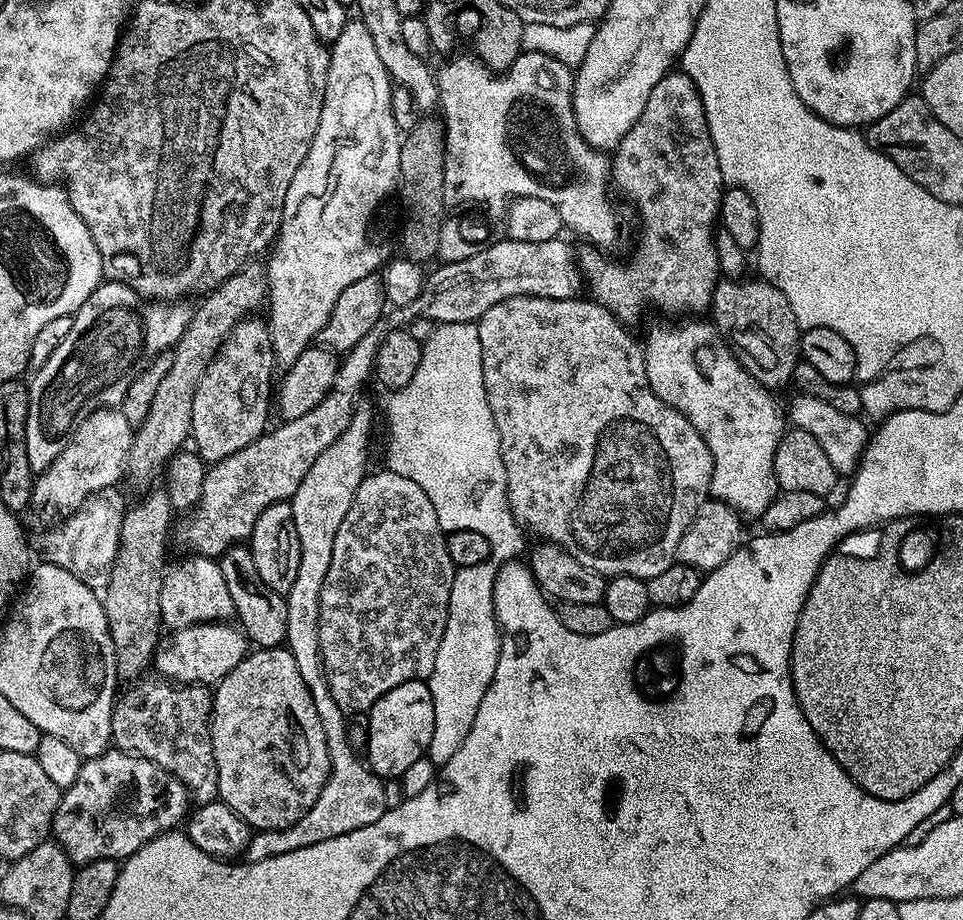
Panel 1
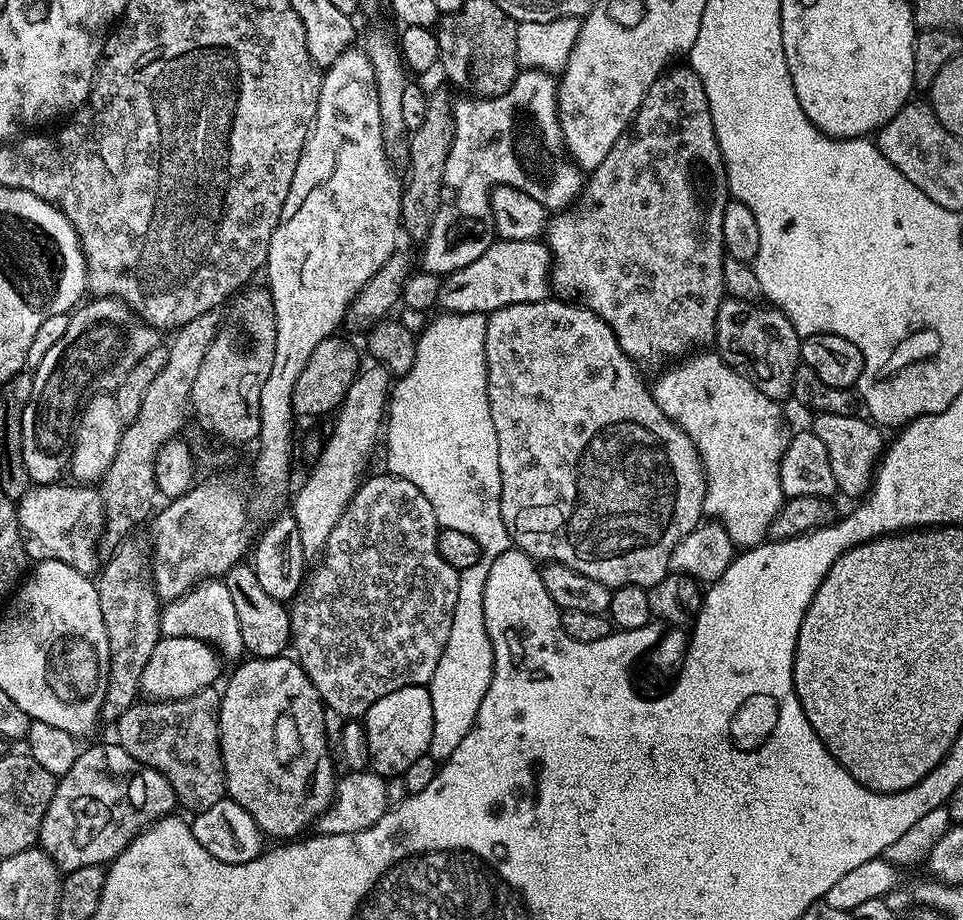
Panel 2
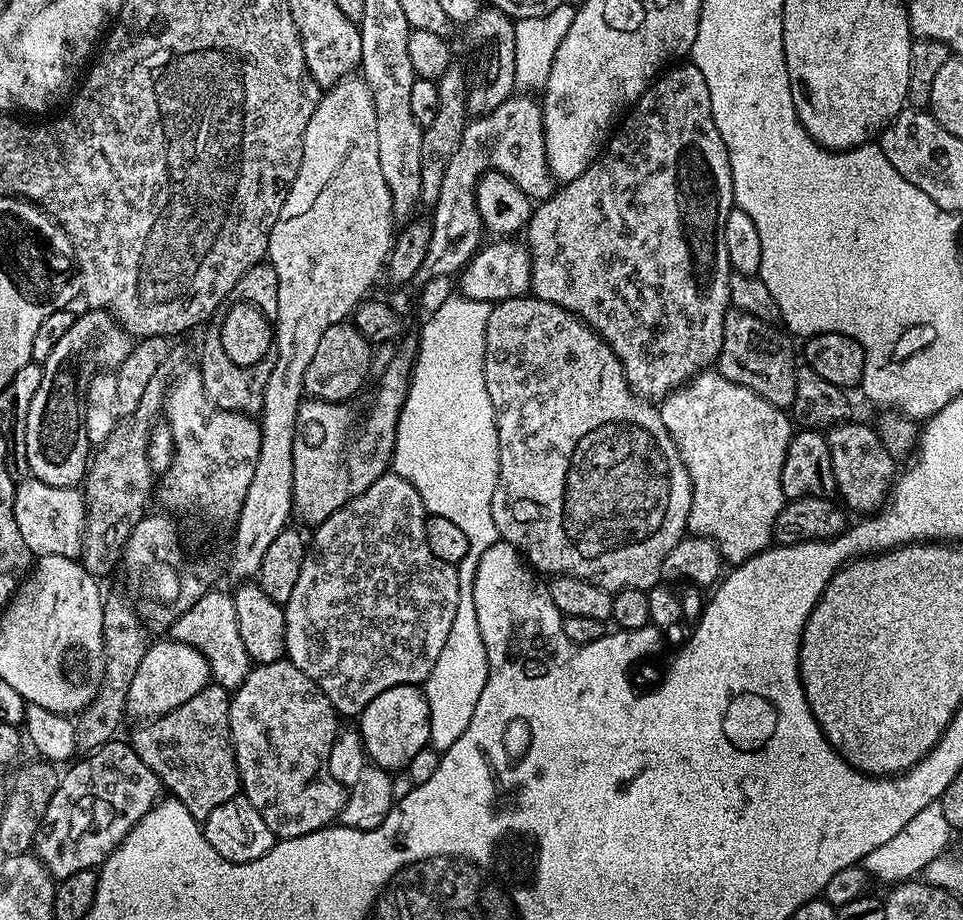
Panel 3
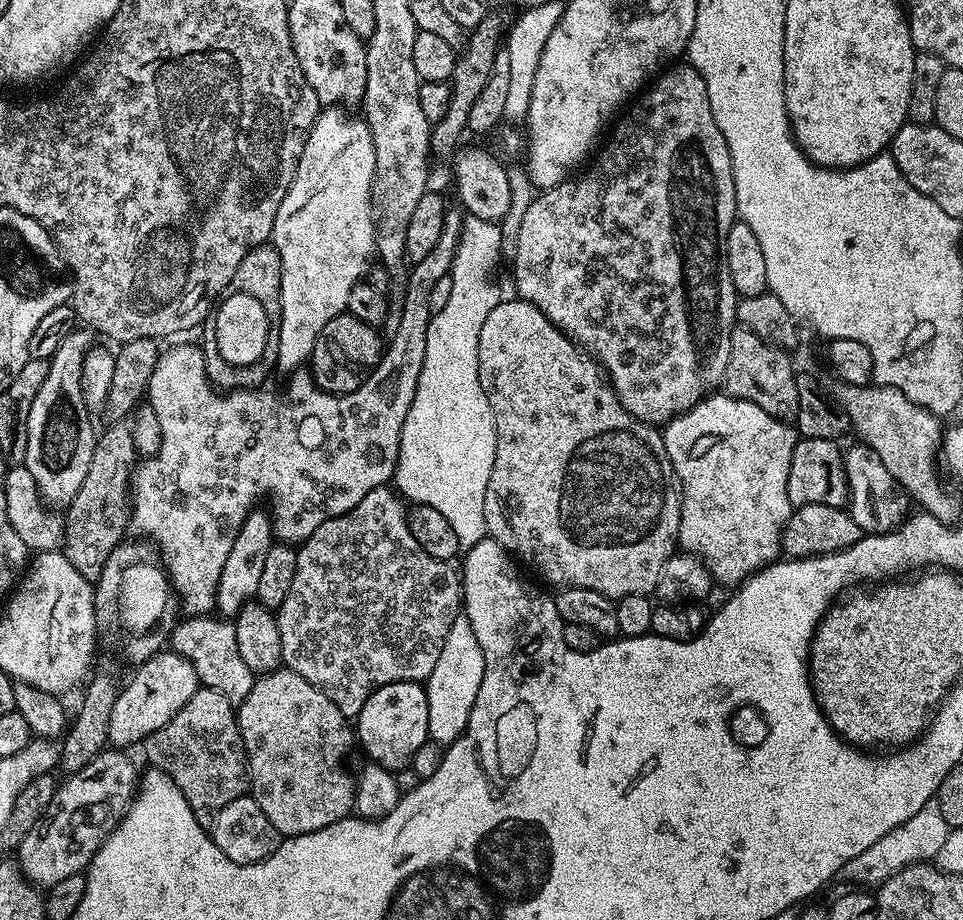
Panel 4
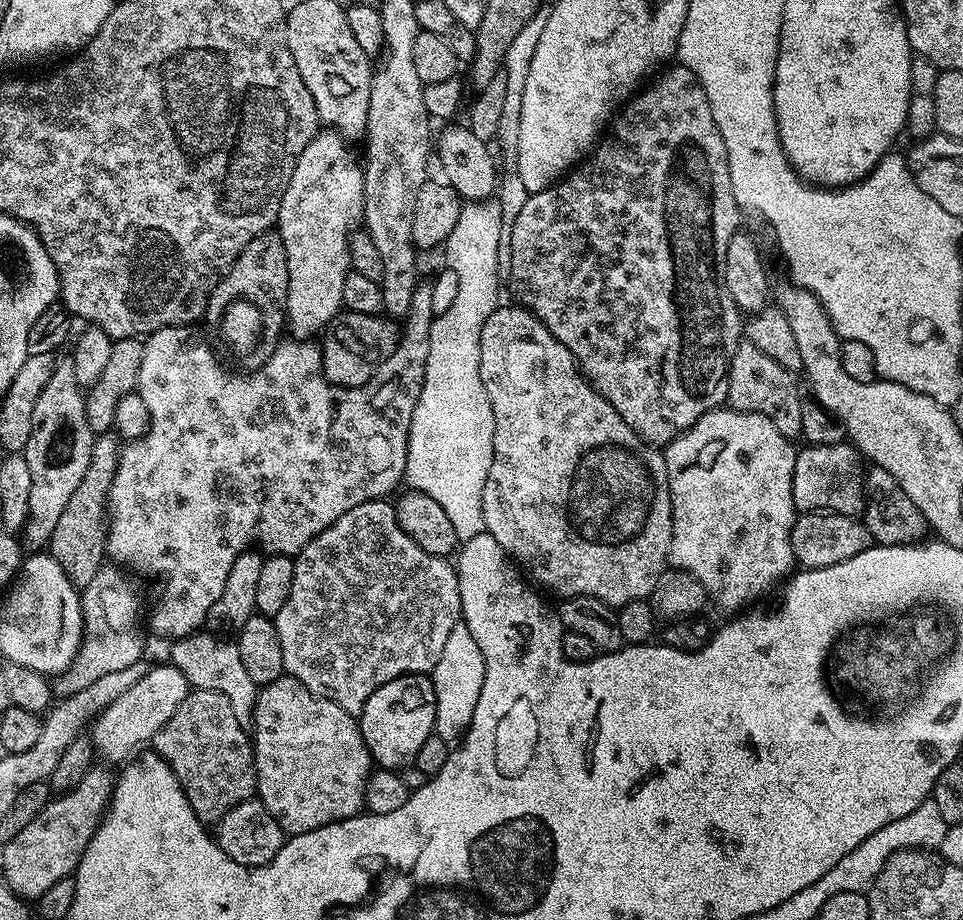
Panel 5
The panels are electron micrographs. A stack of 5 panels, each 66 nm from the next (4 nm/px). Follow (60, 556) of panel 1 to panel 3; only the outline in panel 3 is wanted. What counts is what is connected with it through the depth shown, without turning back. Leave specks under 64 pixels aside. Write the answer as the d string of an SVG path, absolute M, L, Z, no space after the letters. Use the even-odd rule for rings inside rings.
M35 478L27 479L16 484L16 493L14 494L14 518L18 522L18 531L22 533L22 542L26 542L26 546L36 558L41 556L79 557L80 547L84 541L86 512L81 507L82 500L77 489L55 488Z

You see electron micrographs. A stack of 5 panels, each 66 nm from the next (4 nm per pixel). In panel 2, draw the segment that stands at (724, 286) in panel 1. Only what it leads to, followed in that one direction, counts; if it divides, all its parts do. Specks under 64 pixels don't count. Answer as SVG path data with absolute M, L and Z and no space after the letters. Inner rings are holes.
M725 298L720 303L716 319L715 347L735 372L754 382L754 386L758 386L762 394L774 401L784 402L784 399L792 396L794 374L802 363L801 339L790 318L786 318L786 314L775 306L733 298Z

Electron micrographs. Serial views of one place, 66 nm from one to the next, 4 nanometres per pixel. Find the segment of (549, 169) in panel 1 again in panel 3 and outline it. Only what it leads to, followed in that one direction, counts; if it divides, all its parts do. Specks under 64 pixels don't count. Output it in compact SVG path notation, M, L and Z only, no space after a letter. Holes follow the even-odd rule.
M514 94L502 102L498 110L469 119L462 142L454 158L450 158L450 166L446 166L442 190L438 190L438 198L431 209L430 250L426 250L426 258L416 275L421 285L439 276L455 277L485 243L486 229L476 205L476 184L484 173L506 174L533 201L552 197L554 177L546 158L544 110L539 99L531 100L528 96L531 95Z

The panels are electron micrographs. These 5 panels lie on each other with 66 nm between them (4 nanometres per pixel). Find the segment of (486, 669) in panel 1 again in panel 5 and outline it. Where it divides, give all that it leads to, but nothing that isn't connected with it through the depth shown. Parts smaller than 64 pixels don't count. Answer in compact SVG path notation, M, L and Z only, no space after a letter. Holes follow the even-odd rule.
M462 622L450 630L450 638L446 638L446 647L442 649L442 658L432 667L430 673L432 694L436 700L435 735L449 742L456 742L468 729L468 723L474 718L474 706L478 706L478 694L482 694L484 681L484 663L482 650L478 650L478 642L474 642L474 634Z

